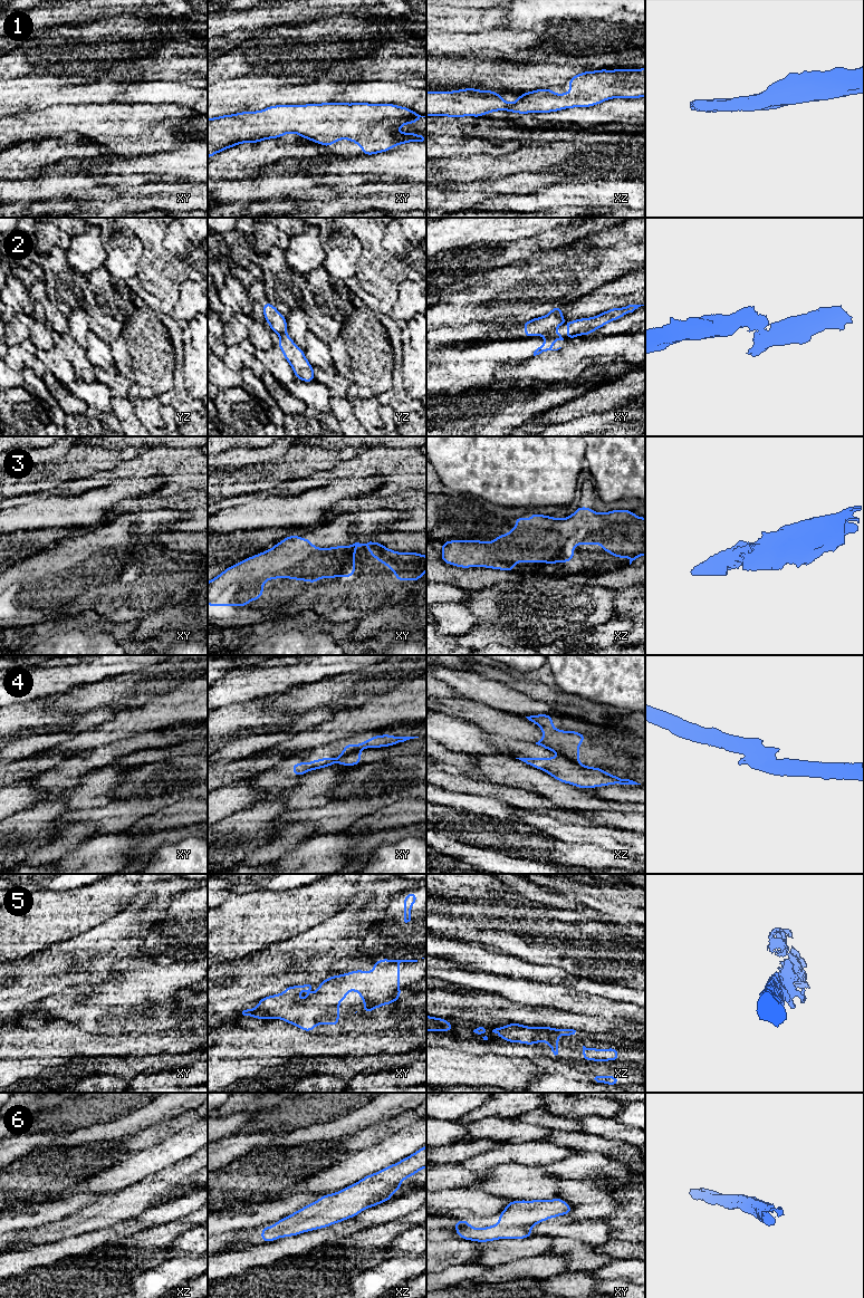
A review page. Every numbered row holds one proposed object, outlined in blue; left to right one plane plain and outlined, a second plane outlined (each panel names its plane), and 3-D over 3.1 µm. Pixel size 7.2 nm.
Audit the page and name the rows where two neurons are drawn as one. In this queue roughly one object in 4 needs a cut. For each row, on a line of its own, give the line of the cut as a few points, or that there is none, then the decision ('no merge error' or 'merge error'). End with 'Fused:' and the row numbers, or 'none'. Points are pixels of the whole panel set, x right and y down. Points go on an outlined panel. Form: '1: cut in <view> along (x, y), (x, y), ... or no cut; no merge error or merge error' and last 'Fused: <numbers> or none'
1: no cut; no merge error
2: cut in xy along (553, 332), (545, 335); merge error
3: no cut; no merge error
4: cut in xy along (360, 749), (341, 756), (333, 762); merge error
5: no cut; no merge error
6: no cut; no merge error
Fused: 2, 4

